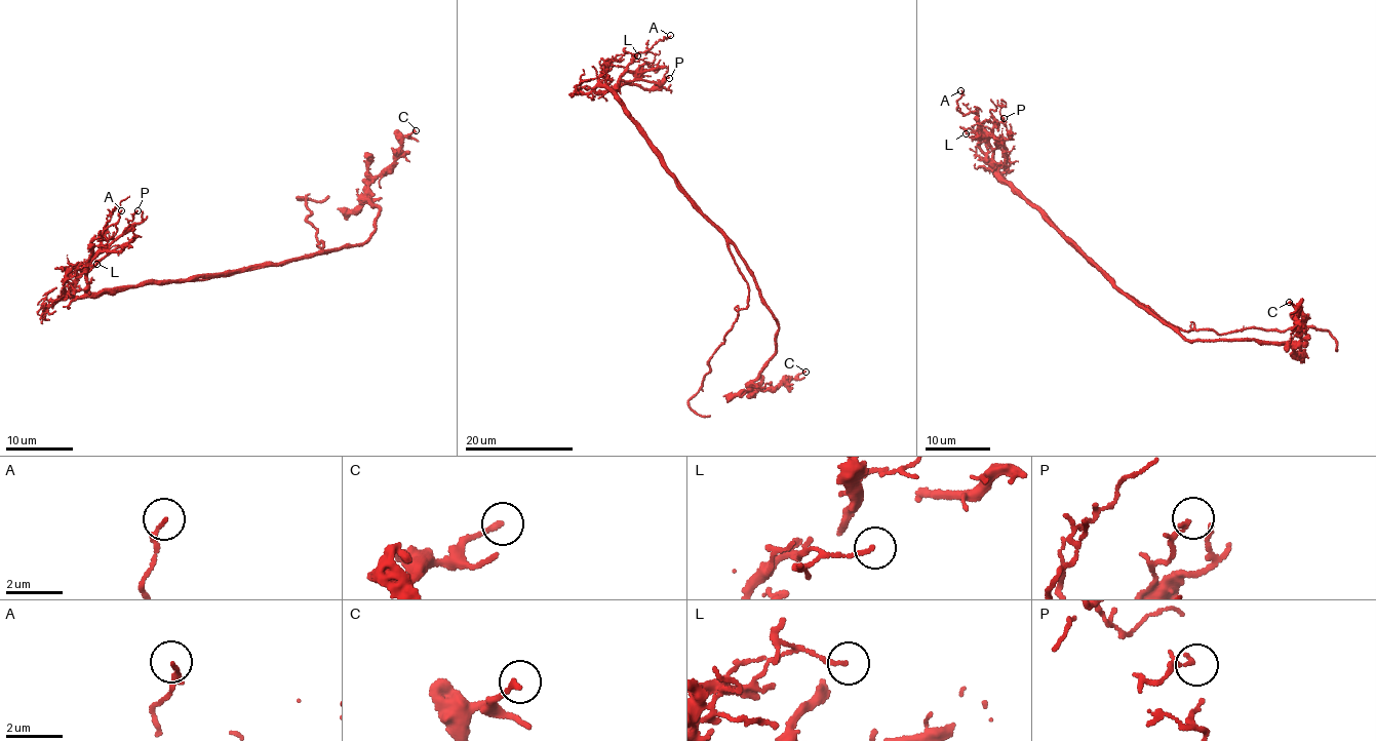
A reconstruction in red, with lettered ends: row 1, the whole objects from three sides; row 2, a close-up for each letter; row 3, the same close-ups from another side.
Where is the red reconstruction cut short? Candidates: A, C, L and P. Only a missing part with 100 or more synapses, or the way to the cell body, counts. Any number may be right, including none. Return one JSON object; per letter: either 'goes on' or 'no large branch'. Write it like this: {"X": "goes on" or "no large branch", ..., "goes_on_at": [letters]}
{"A": "no large branch", "C": "no large branch", "L": "no large branch", "P": "no large branch", "goes_on_at": []}

